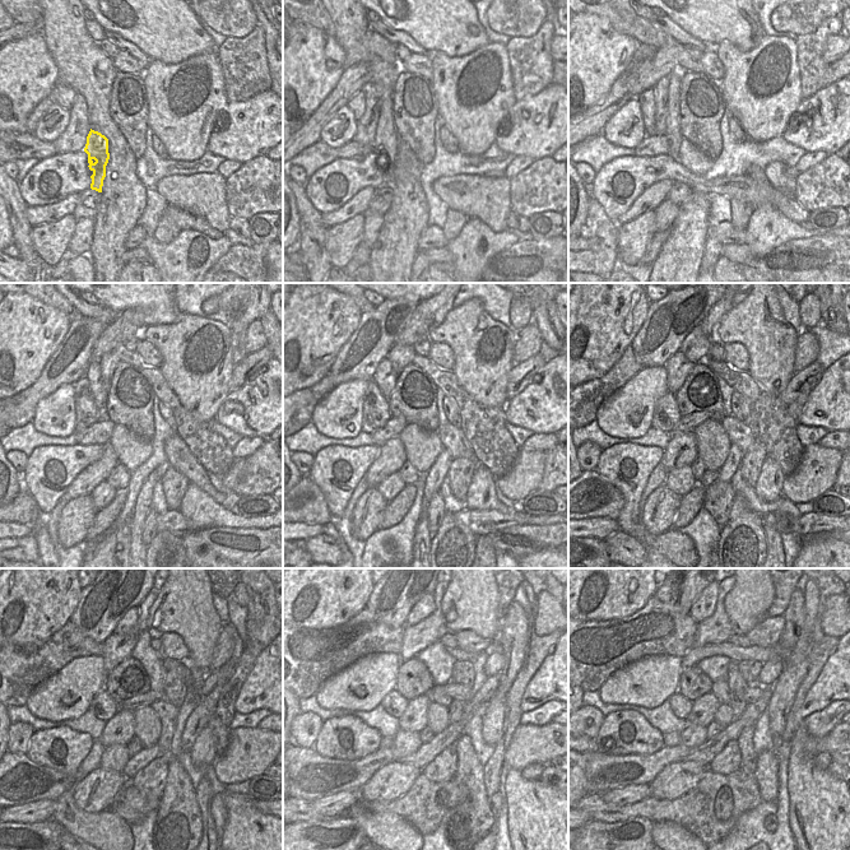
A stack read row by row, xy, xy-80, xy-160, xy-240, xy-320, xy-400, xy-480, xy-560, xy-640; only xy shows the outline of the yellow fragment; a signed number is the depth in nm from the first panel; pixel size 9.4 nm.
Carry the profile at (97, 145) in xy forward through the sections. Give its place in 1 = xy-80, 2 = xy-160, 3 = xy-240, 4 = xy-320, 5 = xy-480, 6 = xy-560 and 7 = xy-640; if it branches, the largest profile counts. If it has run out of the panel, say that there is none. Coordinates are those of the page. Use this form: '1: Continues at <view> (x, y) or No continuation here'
1: Continues at xy-80 (385, 144)
2: Continues at xy-160 (673, 133)
3: Continues at xy-240 (108, 362)
4: Continues at xy-320 (400, 356)
5: Continues at xy-480 (128, 622)
6: Continues at xy-560 (424, 607)
7: Continues at xy-640 (704, 607).

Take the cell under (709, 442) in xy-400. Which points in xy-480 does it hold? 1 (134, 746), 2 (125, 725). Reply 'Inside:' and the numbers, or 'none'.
Inside: none

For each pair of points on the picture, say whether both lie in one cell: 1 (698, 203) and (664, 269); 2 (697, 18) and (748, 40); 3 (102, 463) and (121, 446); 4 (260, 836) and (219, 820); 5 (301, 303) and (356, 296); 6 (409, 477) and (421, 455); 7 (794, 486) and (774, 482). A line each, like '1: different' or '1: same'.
1: same
2: same
3: different
4: different
5: different
6: different
7: different

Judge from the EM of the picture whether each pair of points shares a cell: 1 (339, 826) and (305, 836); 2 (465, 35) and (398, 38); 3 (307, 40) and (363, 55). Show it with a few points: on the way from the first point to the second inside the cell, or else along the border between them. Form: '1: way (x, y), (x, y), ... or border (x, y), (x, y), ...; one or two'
1: way (330, 835), (314, 836); one
2: border (384, 23), (395, 29), (404, 31), (426, 51); two
3: border (333, 37), (342, 47), (347, 65); two

